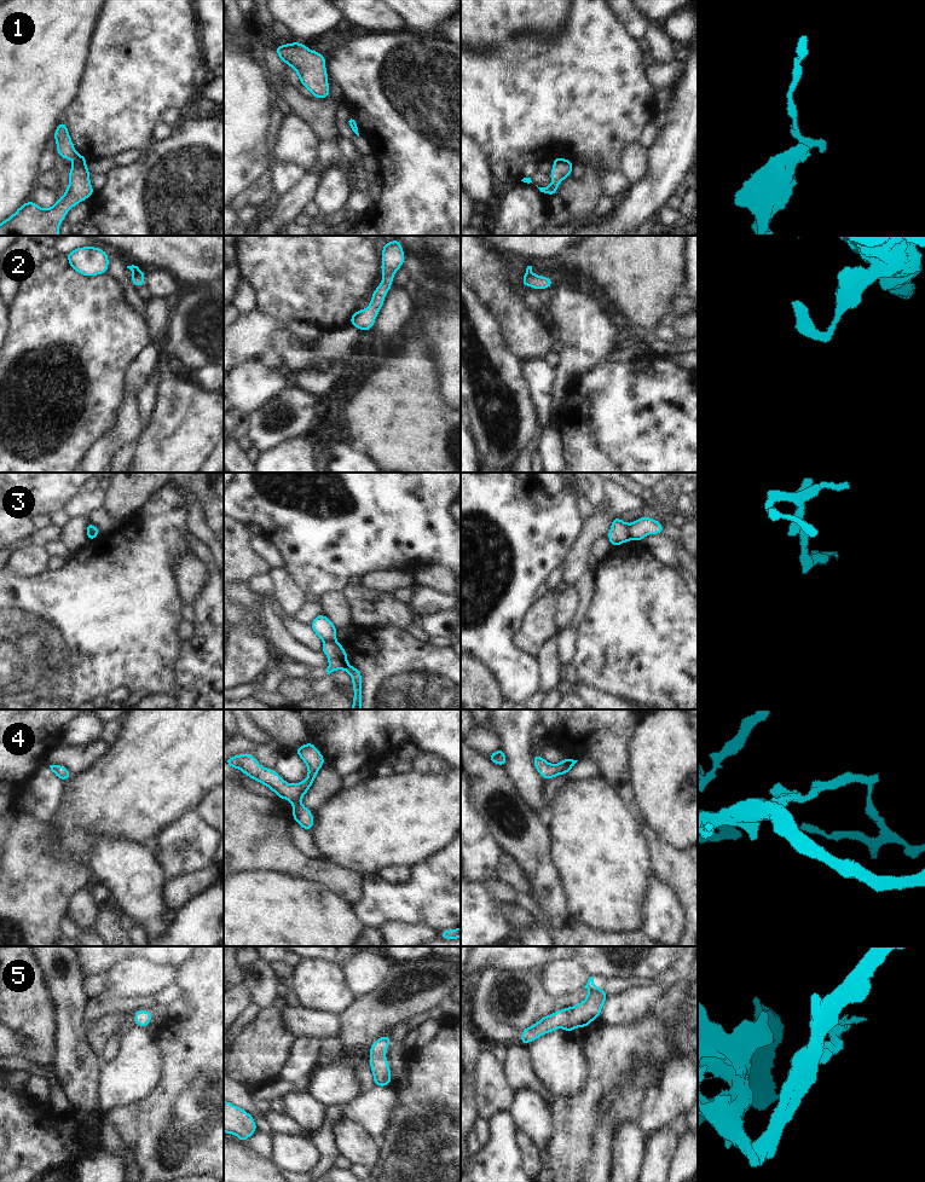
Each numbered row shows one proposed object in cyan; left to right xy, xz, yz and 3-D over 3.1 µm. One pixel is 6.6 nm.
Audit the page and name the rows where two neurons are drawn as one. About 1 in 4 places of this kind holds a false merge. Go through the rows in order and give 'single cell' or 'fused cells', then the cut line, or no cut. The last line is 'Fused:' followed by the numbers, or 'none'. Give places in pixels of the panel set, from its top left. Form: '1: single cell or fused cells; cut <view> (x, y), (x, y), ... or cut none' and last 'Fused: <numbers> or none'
1: single cell; cut none
2: single cell; cut none
3: fused cells; cut yz (628, 525), (631, 539)
4: single cell; cut none
5: single cell; cut none
Fused: 3

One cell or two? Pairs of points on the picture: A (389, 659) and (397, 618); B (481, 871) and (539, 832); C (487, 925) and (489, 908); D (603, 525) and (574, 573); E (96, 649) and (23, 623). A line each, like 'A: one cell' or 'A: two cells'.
A: two cells
B: two cells
C: one cell
D: one cell
E: one cell

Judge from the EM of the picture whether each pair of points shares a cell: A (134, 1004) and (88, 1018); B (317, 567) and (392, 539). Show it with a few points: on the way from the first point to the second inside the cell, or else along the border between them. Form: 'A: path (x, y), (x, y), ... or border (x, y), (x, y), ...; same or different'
A: path (123, 1004), (102, 1004), (99, 1007); same
B: path (335, 549), (345, 539), (374, 539); same

